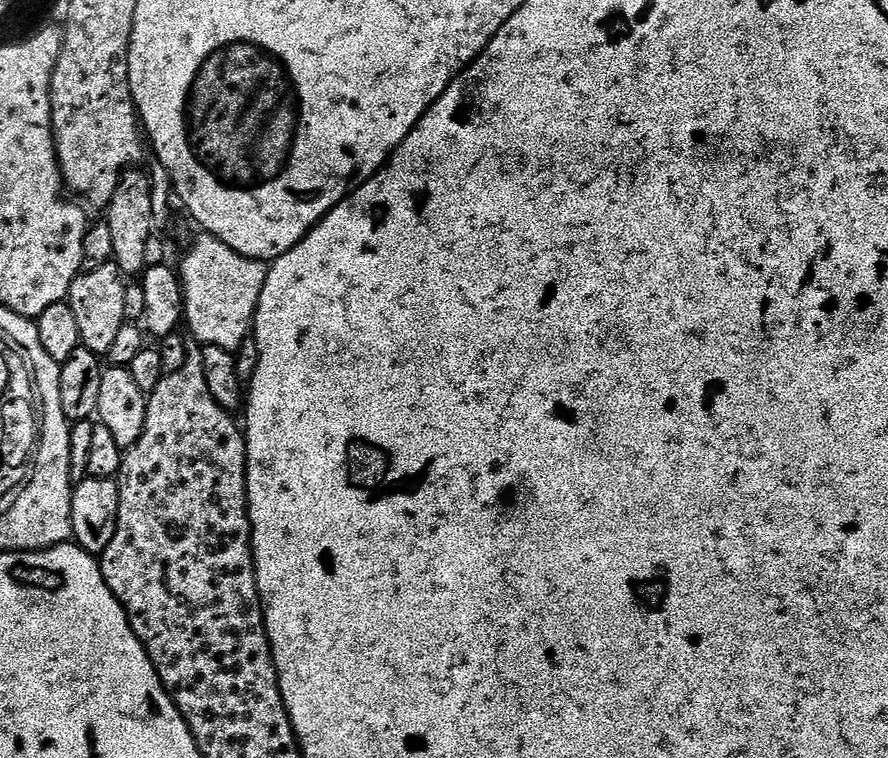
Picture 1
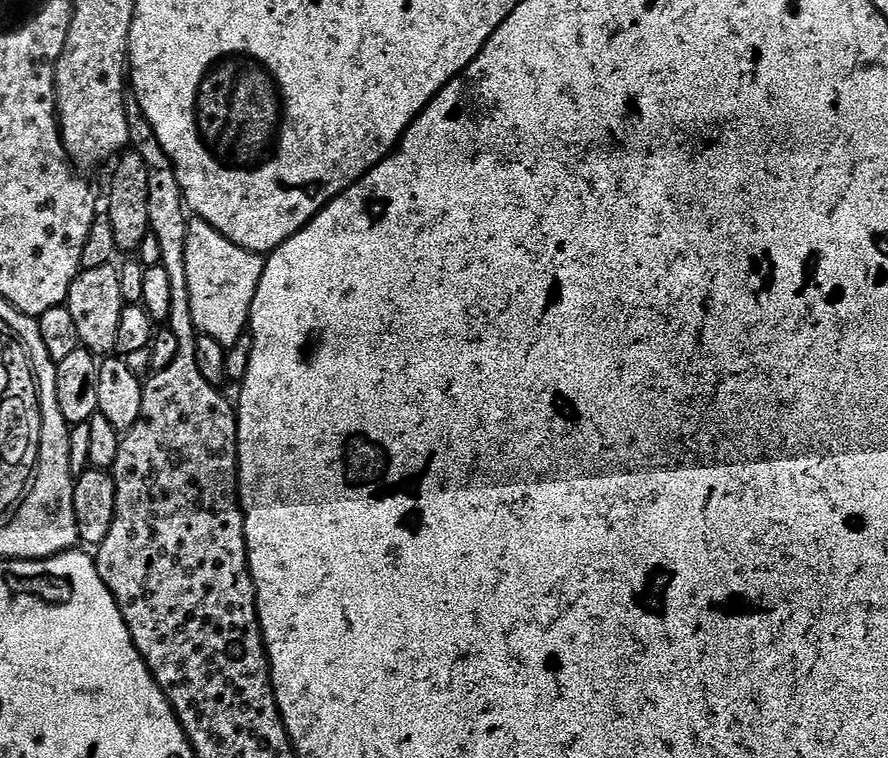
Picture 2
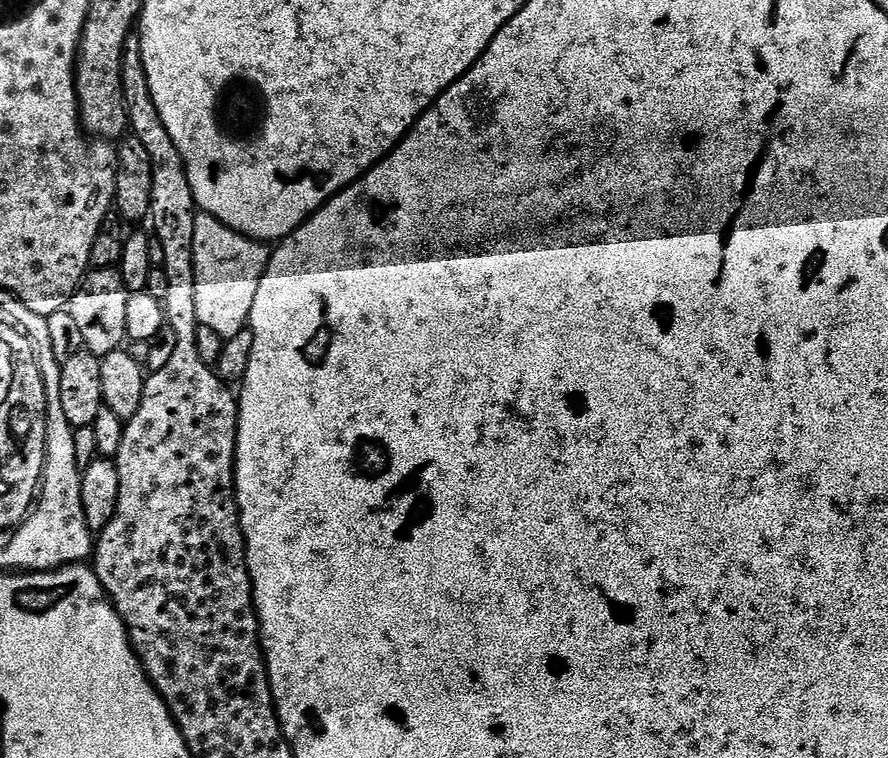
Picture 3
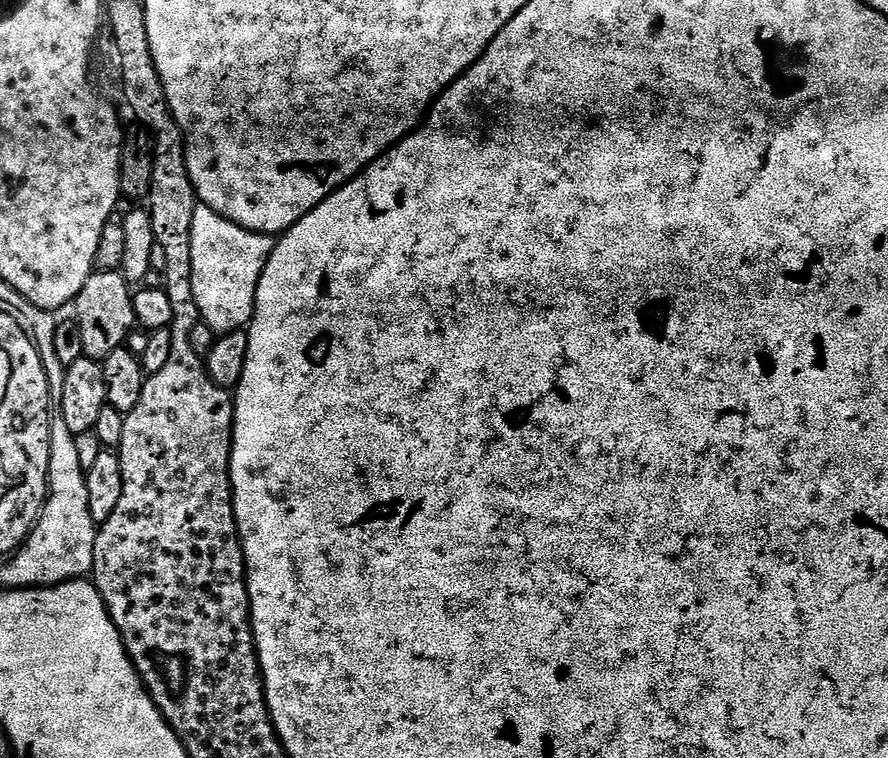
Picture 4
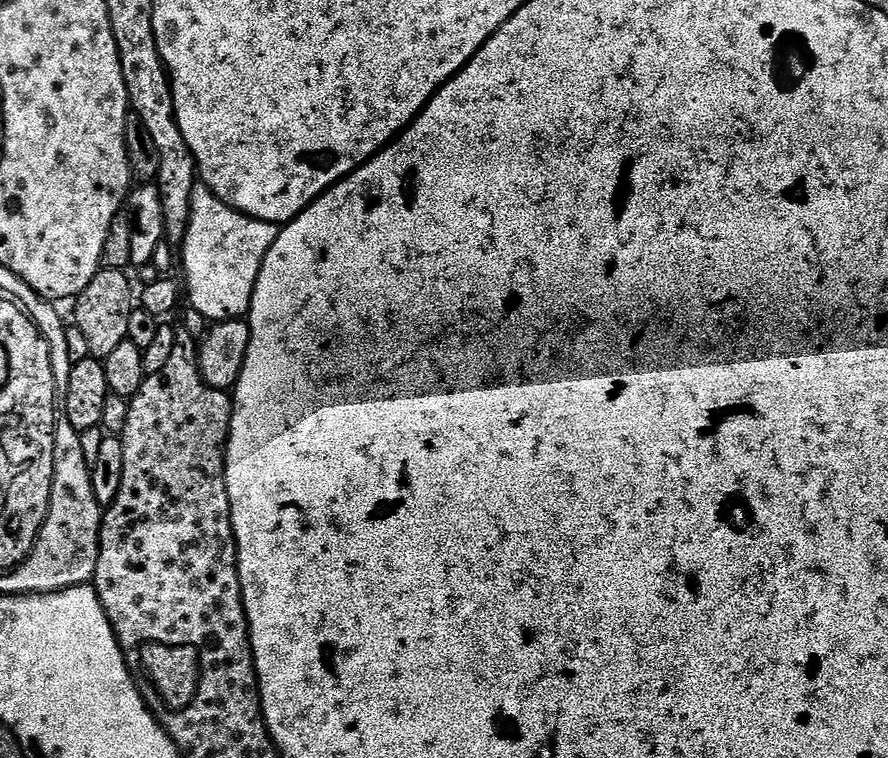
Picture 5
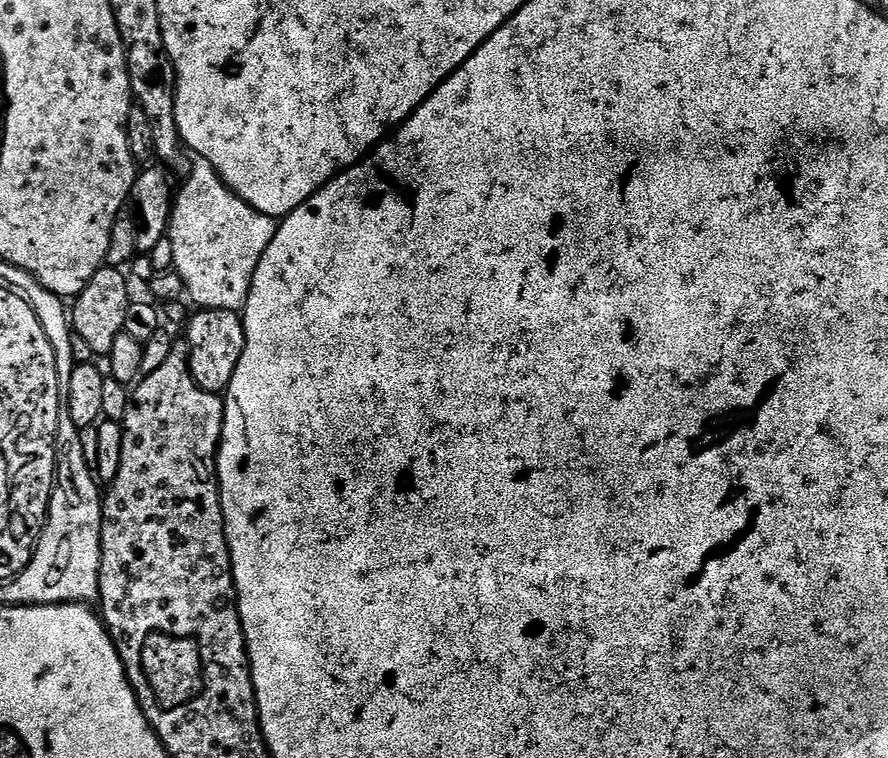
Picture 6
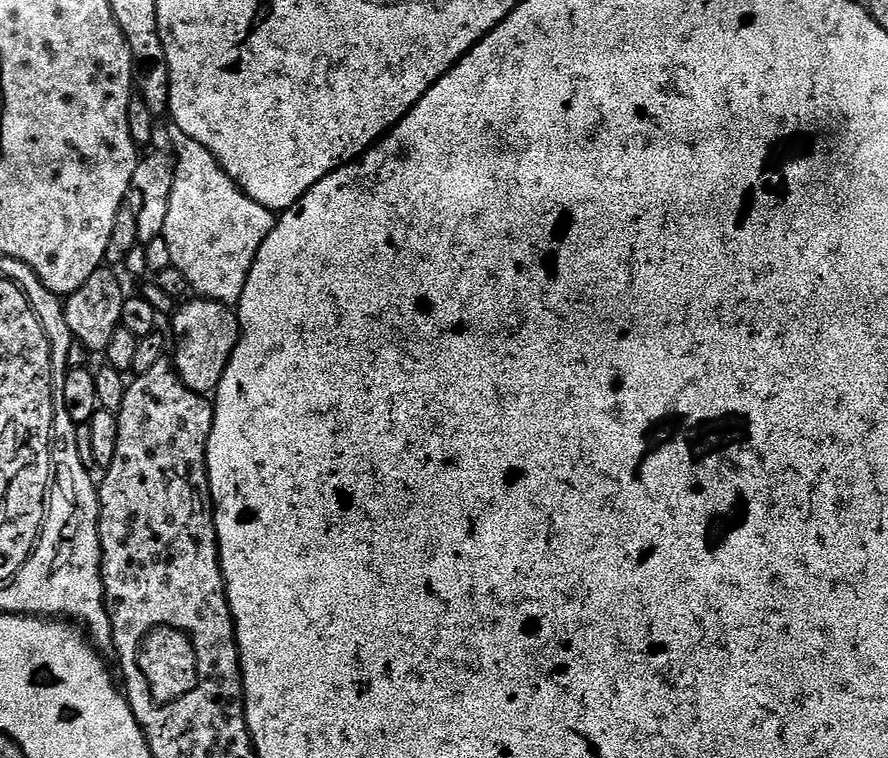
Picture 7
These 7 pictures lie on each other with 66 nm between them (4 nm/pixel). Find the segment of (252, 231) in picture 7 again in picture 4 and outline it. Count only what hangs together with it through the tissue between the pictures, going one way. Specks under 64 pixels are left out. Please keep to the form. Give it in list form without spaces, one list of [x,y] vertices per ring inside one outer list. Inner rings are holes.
[[[198,206],[194,210],[194,226],[192,227],[192,261],[194,274],[194,302],[198,302],[200,319],[209,324],[213,333],[239,332],[247,329],[256,313],[256,291],[260,285],[262,274],[266,270],[266,262],[274,250],[276,240],[267,232],[251,232],[226,218],[222,218],[214,210]]]

